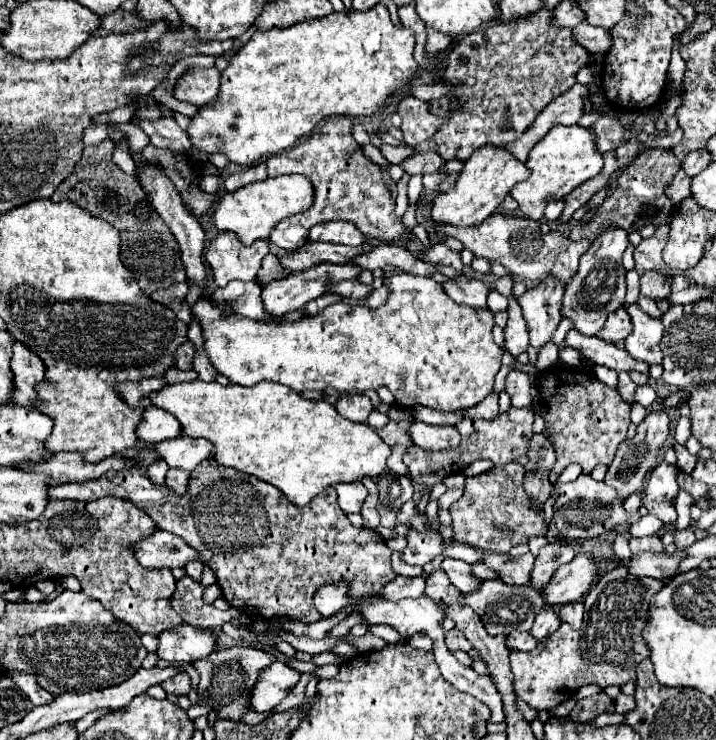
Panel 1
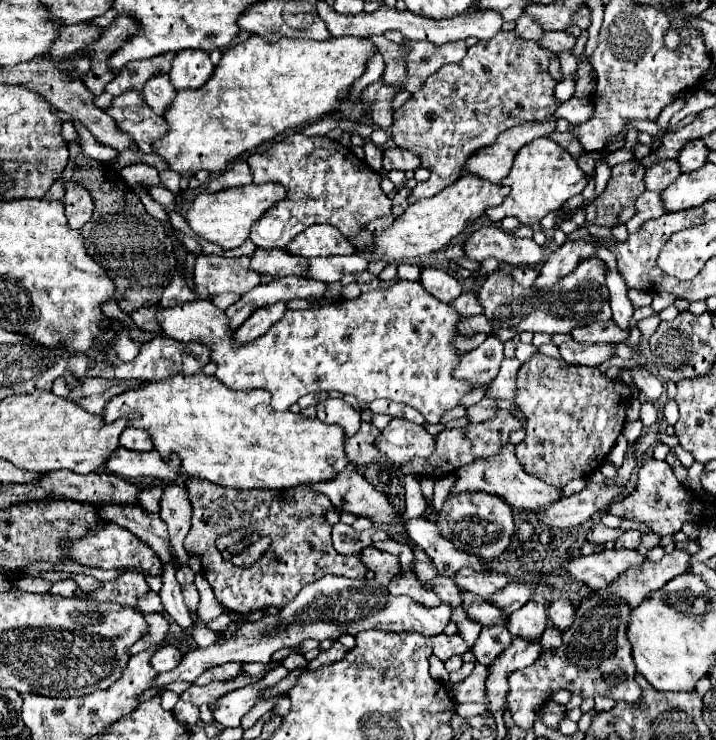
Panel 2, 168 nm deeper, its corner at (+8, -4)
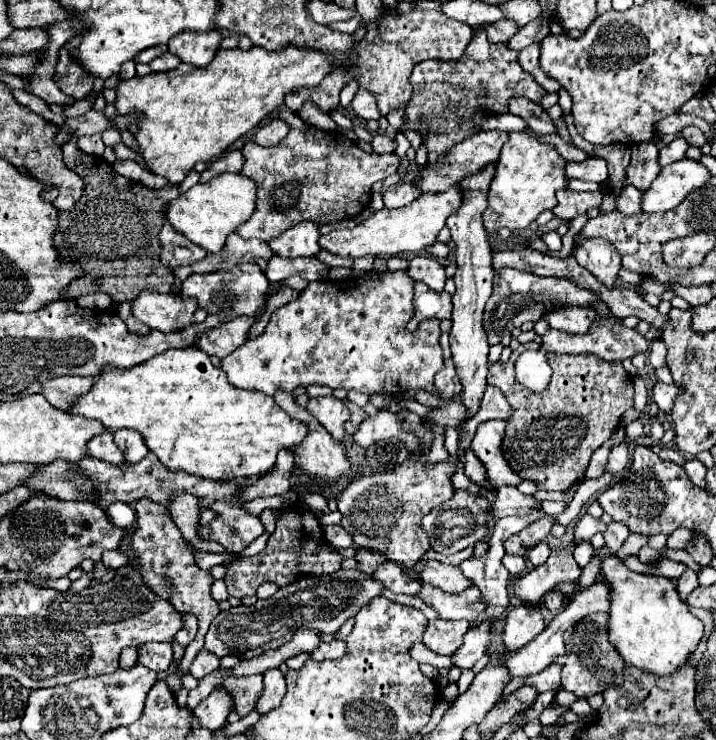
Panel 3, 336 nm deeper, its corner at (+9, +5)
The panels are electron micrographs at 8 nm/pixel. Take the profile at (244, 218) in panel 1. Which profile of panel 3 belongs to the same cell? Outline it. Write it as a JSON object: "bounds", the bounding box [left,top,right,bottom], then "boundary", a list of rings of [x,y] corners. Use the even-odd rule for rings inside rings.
{"bounds":[165,175,257,253],"boundary":[[[217,175],[207,183],[193,185],[187,193],[167,203],[165,219],[181,235],[209,253],[219,253],[225,245],[225,237],[233,233],[243,221],[253,215],[257,185],[243,175]]]}

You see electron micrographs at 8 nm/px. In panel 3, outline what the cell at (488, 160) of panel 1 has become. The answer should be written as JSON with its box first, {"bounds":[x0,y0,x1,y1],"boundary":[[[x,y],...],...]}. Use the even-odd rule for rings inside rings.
{"bounds":[319,187,461,259],"boundary":[[[453,187],[439,195],[425,193],[425,195],[417,197],[411,205],[405,205],[401,209],[375,211],[369,219],[355,225],[353,229],[335,229],[329,235],[321,235],[319,245],[321,245],[321,249],[325,249],[329,253],[349,257],[349,259],[357,259],[363,255],[391,257],[397,253],[415,253],[437,241],[439,231],[445,227],[447,217],[453,211],[457,211],[457,205],[461,205],[459,187]]]}

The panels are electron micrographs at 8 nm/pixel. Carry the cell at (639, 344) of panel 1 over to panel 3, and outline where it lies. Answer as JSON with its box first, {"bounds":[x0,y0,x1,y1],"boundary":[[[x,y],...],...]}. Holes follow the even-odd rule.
{"bounds":[573,239,621,285],"boundary":[[[583,239],[575,245],[573,257],[585,269],[589,269],[603,285],[617,285],[617,271],[621,269],[621,257],[613,245],[605,239]]]}

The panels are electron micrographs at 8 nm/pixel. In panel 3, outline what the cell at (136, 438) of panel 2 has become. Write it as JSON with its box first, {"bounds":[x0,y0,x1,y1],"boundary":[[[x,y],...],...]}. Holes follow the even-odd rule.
{"bounds":[113,429,149,465],"boundary":[[[129,429],[117,431],[113,435],[113,439],[115,439],[115,445],[121,449],[127,465],[133,465],[133,463],[141,461],[149,453],[149,449],[145,449],[145,443],[141,441],[139,433],[131,433]]]}

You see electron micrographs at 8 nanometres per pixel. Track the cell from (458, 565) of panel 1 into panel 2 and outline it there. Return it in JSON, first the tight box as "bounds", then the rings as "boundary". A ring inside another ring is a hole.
{"bounds":[414,548,442,582],"boundary":[[[414,548],[414,556],[416,556],[416,560],[414,560],[416,568],[414,568],[414,570],[416,570],[416,574],[418,574],[418,578],[420,578],[422,582],[430,582],[430,580],[442,576],[440,570],[434,566],[434,562],[430,560],[430,556],[428,556],[424,550]]]}

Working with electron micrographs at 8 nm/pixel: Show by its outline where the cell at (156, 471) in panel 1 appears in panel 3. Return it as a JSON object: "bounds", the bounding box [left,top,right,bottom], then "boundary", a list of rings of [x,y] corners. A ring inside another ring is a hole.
{"bounds":[131,499,219,671],"boundary":[[[141,499],[135,503],[135,527],[131,533],[131,551],[135,557],[135,567],[143,581],[159,595],[165,599],[177,597],[175,609],[181,613],[193,613],[199,621],[199,631],[195,641],[185,649],[185,655],[181,659],[181,669],[187,671],[189,665],[193,663],[195,655],[203,649],[205,643],[205,633],[211,625],[211,621],[219,615],[219,605],[211,597],[211,585],[213,585],[213,575],[211,571],[199,569],[195,563],[193,551],[187,547],[185,539],[181,537],[181,531],[177,525],[173,525],[173,519],[169,515],[169,509],[165,505],[157,505],[155,501]]]}

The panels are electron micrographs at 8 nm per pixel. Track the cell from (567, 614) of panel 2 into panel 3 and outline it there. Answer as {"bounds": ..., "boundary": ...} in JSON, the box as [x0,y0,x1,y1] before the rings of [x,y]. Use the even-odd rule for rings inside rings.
{"bounds":[543,589,565,613],"boundary":[[[553,589],[549,591],[545,597],[543,597],[543,605],[551,611],[551,613],[557,613],[565,603],[565,595],[559,591],[559,589]]]}

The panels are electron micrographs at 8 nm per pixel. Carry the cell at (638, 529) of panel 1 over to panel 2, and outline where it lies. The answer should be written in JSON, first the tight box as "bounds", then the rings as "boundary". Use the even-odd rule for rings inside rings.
{"bounds":[588,522,624,542],"boundary":[[[602,522],[594,524],[590,530],[588,530],[588,540],[590,542],[608,542],[608,540],[614,540],[618,538],[620,534],[624,534],[622,528],[606,528]]]}

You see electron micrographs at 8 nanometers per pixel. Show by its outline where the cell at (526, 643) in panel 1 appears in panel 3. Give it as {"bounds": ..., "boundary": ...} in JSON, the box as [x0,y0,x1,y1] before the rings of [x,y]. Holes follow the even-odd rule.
{"bounds":[451,623,491,669],"boundary":[[[485,623],[483,627],[469,629],[467,635],[465,635],[465,643],[463,643],[461,649],[457,649],[457,653],[451,657],[453,667],[471,669],[471,667],[487,653],[489,639],[491,639],[491,625],[489,625],[489,623]]]}

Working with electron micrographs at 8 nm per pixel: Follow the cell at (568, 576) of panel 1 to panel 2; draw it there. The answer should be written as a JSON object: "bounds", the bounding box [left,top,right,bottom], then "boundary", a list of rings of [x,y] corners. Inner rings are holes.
{"bounds":[508,598,548,640],"boundary":[[[530,598],[520,610],[512,612],[508,622],[510,634],[530,638],[530,640],[540,640],[548,618],[546,608],[548,602],[544,598]]]}

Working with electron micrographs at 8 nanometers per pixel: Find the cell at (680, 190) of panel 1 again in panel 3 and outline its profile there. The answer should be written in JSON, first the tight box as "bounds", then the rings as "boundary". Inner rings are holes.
{"bounds":[617,185,641,215],"boundary":[[[627,185],[623,189],[623,193],[617,197],[617,209],[625,215],[635,215],[635,213],[641,213],[641,207],[639,207],[639,199],[641,199],[641,191],[633,189],[633,185]]]}

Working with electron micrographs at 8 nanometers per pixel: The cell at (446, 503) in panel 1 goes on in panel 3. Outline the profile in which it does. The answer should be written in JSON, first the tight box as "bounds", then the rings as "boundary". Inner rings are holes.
{"bounds":[471,421,521,489],"boundary":[[[485,421],[477,427],[477,433],[471,441],[473,453],[483,461],[489,481],[495,489],[501,485],[519,485],[521,477],[505,465],[505,457],[501,453],[501,437],[505,433],[505,421]]]}

